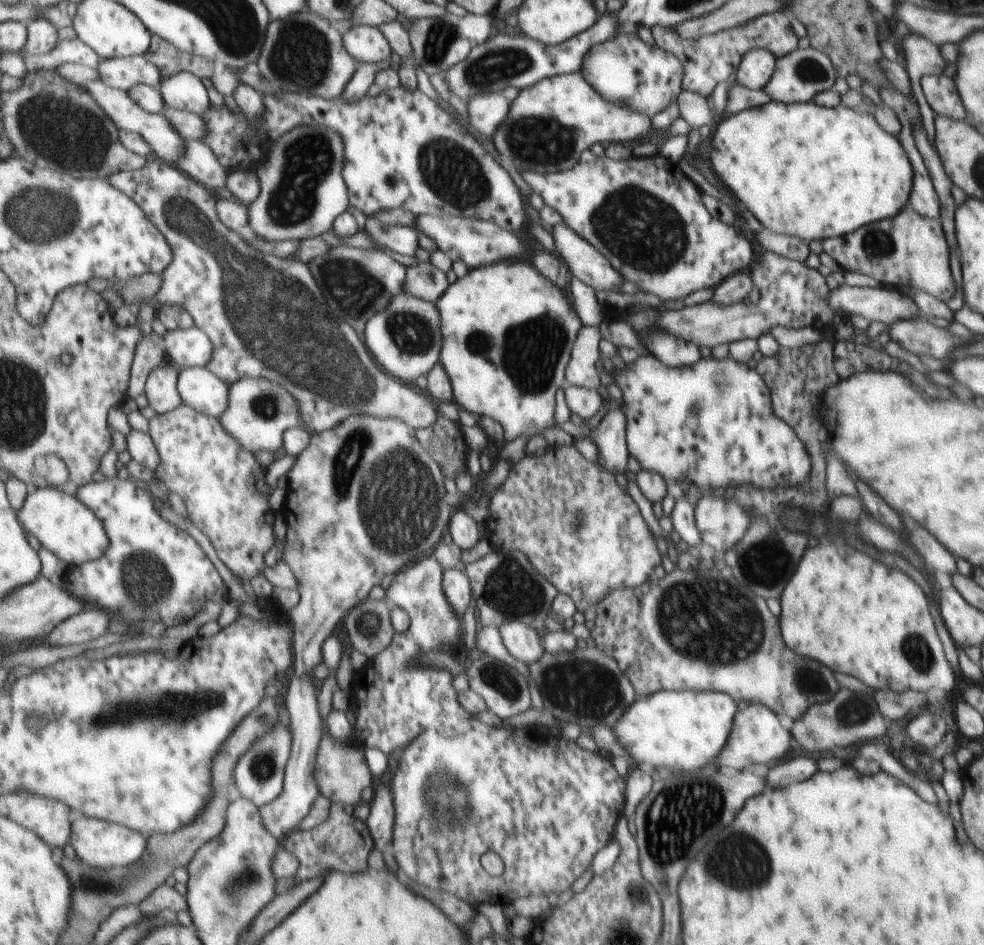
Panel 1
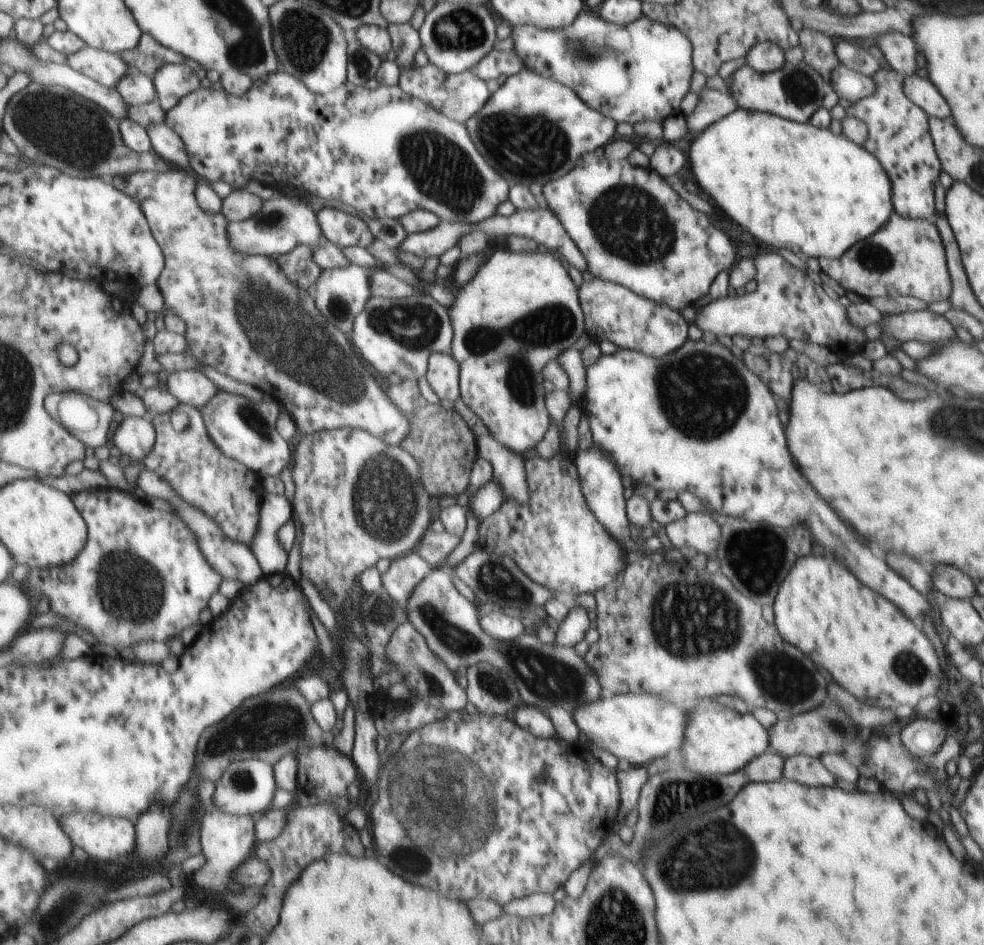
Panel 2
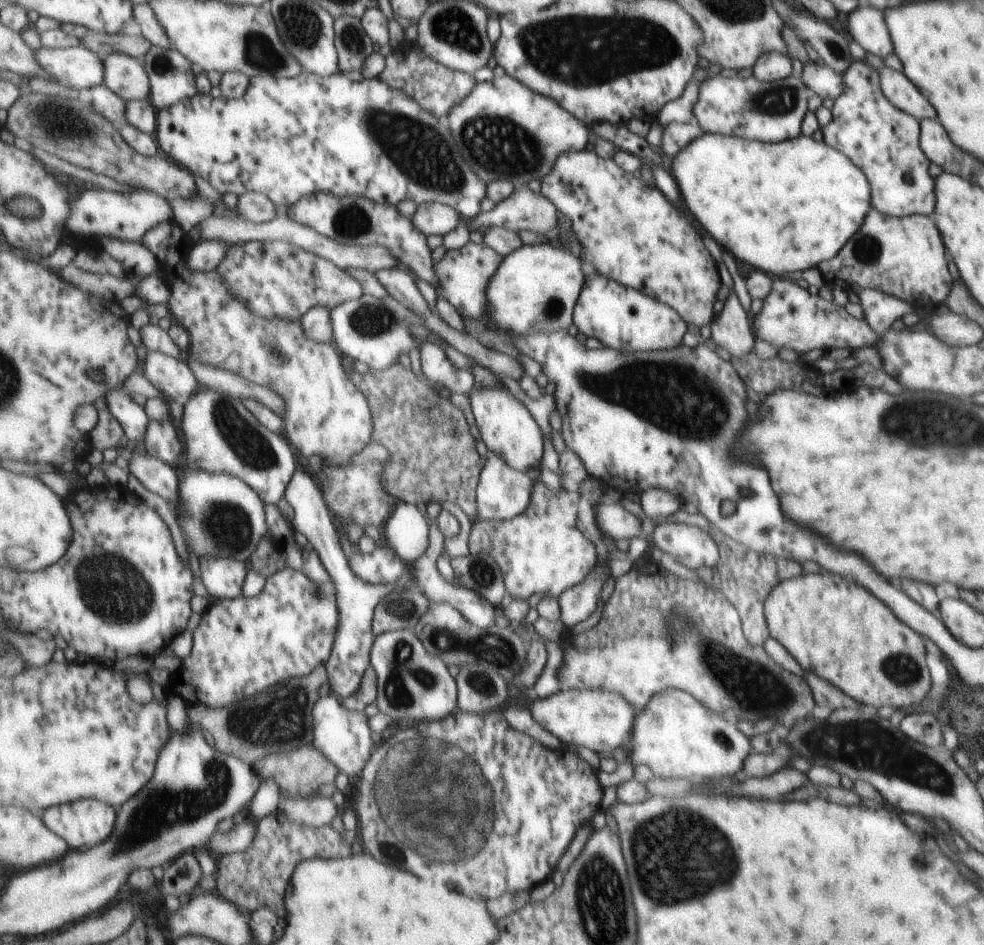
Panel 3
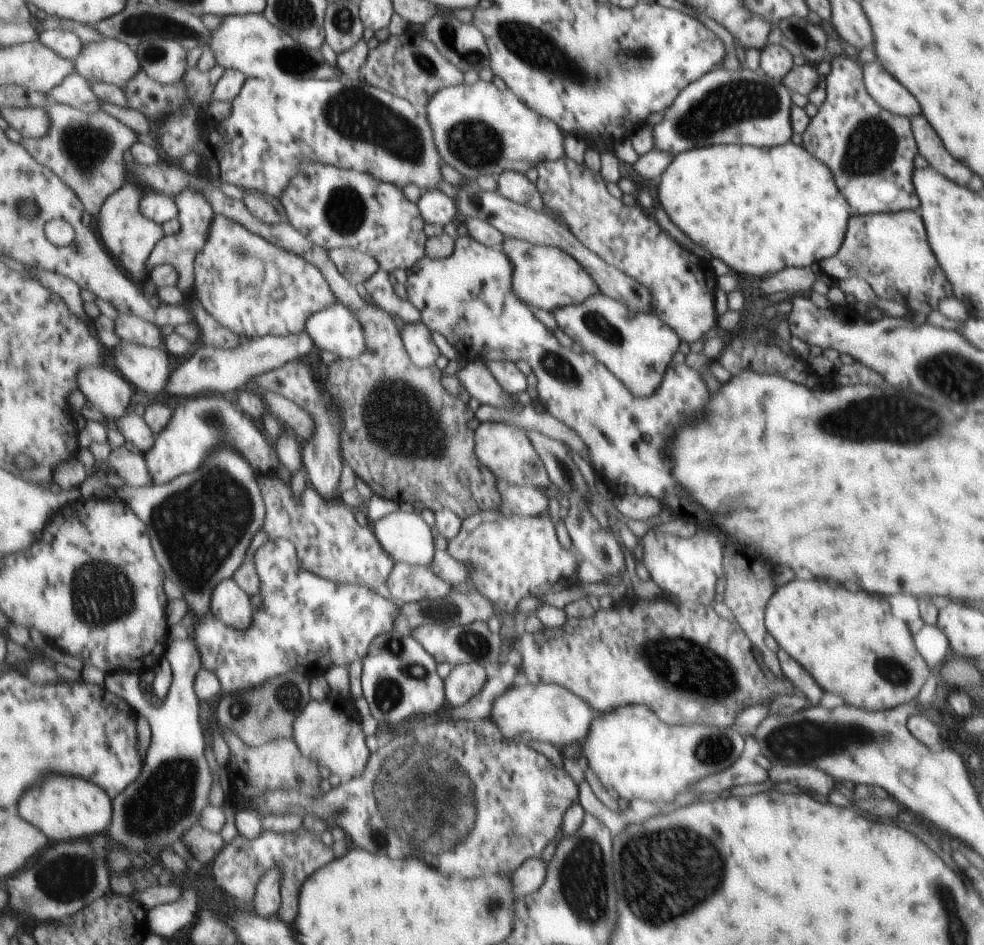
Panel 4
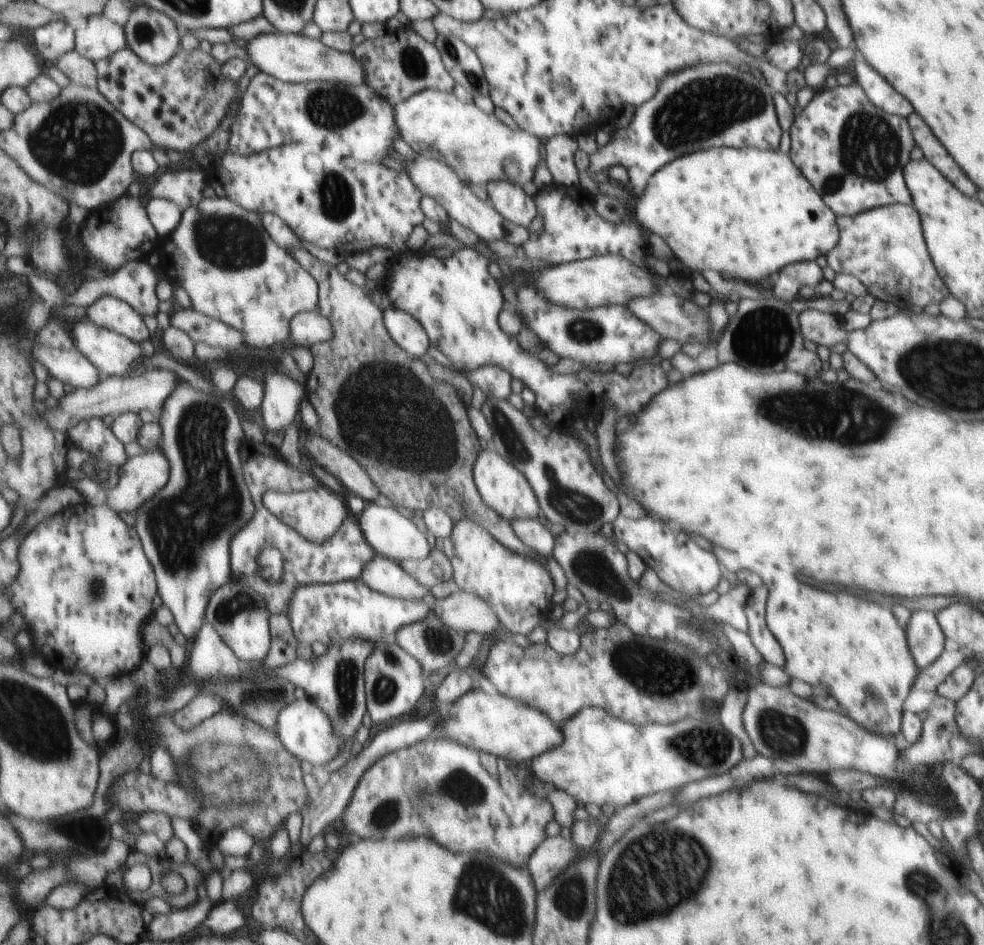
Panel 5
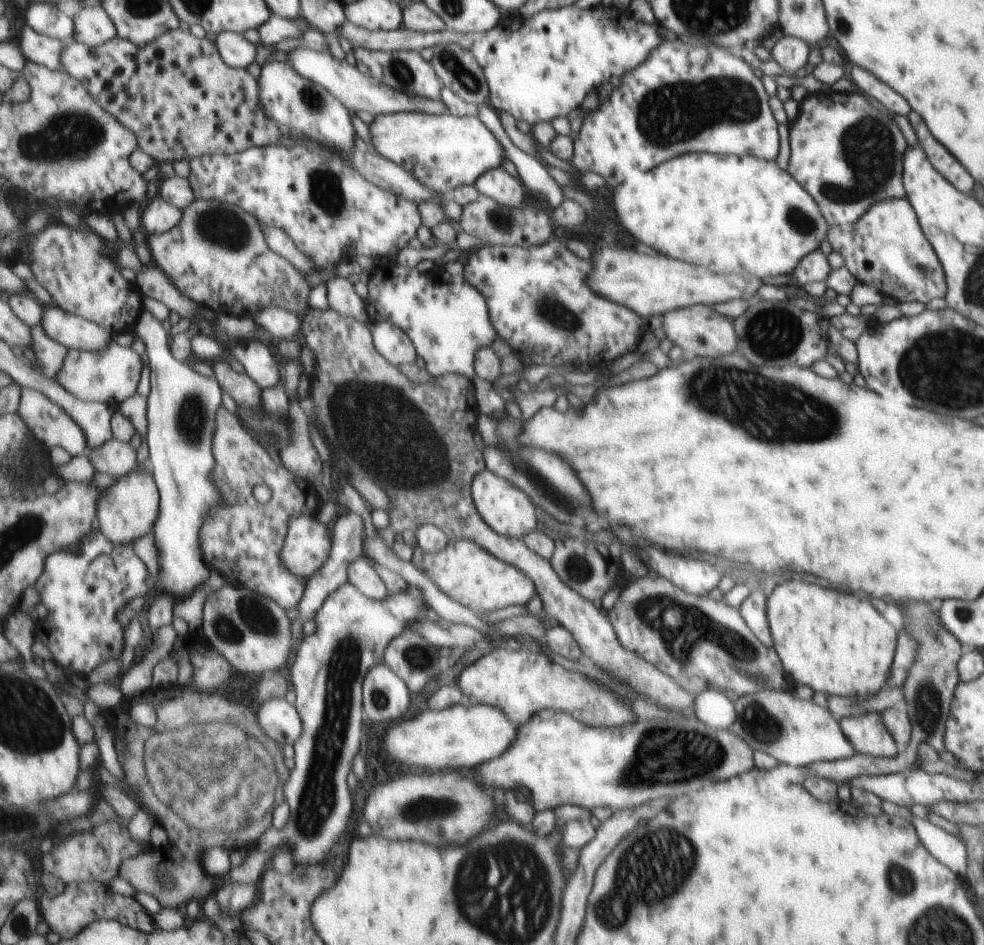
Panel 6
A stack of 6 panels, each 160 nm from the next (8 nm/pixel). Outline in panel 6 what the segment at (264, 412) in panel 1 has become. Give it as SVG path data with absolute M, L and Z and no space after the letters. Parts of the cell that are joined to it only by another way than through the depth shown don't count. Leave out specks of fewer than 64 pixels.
M149 468L145 473L133 472L121 476L117 484L103 490L98 503L98 518L96 528L101 528L107 540L113 544L136 542L145 534L151 532L159 518L159 490L155 477Z

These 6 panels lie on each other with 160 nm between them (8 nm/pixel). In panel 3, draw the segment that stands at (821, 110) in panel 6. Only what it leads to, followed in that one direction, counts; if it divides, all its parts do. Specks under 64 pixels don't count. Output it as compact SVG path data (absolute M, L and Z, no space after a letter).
M853 60L840 73L844 89L840 95L831 98L831 120L819 127L822 141L831 148L839 150L843 156L851 156L855 165L861 169L869 182L871 192L871 209L892 217L906 217L914 215L931 215L934 211L934 180L927 174L927 157L917 146L917 132L920 124L917 118L902 109L895 108L882 95L878 85L878 73L864 60Z

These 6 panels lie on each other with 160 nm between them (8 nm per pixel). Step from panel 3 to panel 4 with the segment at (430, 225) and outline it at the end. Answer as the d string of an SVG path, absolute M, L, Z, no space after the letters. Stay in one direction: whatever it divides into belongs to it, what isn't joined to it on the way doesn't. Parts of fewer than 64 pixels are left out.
M431 189L422 194L417 202L427 223L447 226L449 222L458 223L461 217L454 200L441 190Z

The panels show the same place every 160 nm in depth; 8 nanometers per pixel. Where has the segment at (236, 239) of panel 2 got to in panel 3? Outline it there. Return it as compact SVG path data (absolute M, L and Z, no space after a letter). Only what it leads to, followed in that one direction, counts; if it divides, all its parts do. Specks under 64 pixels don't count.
M201 241L186 258L186 266L195 272L215 271L233 245L224 241Z

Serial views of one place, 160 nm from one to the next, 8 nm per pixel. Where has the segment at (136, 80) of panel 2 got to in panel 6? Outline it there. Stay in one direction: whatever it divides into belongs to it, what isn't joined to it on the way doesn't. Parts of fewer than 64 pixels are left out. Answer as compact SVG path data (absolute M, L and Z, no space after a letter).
M87 6L74 16L74 39L88 47L101 47L111 39L118 38L118 30L113 19L101 6Z

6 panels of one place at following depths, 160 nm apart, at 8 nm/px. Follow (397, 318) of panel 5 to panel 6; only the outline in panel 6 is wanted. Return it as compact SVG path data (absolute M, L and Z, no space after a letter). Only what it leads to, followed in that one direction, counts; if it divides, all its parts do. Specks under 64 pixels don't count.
M382 320L373 323L372 337L375 348L393 365L413 364L418 352L415 345L394 322Z

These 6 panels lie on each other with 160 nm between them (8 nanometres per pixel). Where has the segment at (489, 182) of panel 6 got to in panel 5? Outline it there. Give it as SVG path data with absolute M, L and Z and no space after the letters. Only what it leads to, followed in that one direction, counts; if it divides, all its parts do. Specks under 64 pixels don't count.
M491 181L486 188L490 201L509 223L527 229L540 214L534 196L529 196L517 183Z

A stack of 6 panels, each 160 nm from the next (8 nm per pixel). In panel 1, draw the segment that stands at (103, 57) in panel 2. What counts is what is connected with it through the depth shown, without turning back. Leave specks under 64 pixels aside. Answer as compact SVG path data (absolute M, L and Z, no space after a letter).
M144 55L101 60L98 71L107 85L123 92L128 92L133 86L143 84L160 89L161 82L165 80L159 66L155 66Z

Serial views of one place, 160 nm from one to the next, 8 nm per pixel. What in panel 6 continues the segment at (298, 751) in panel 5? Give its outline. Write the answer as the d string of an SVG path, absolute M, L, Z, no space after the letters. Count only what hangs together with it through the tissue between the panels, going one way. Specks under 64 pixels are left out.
M272 698L261 703L256 712L261 728L268 739L271 739L281 746L291 744L294 746L296 740L302 735L302 718L295 704L290 704L285 698Z

